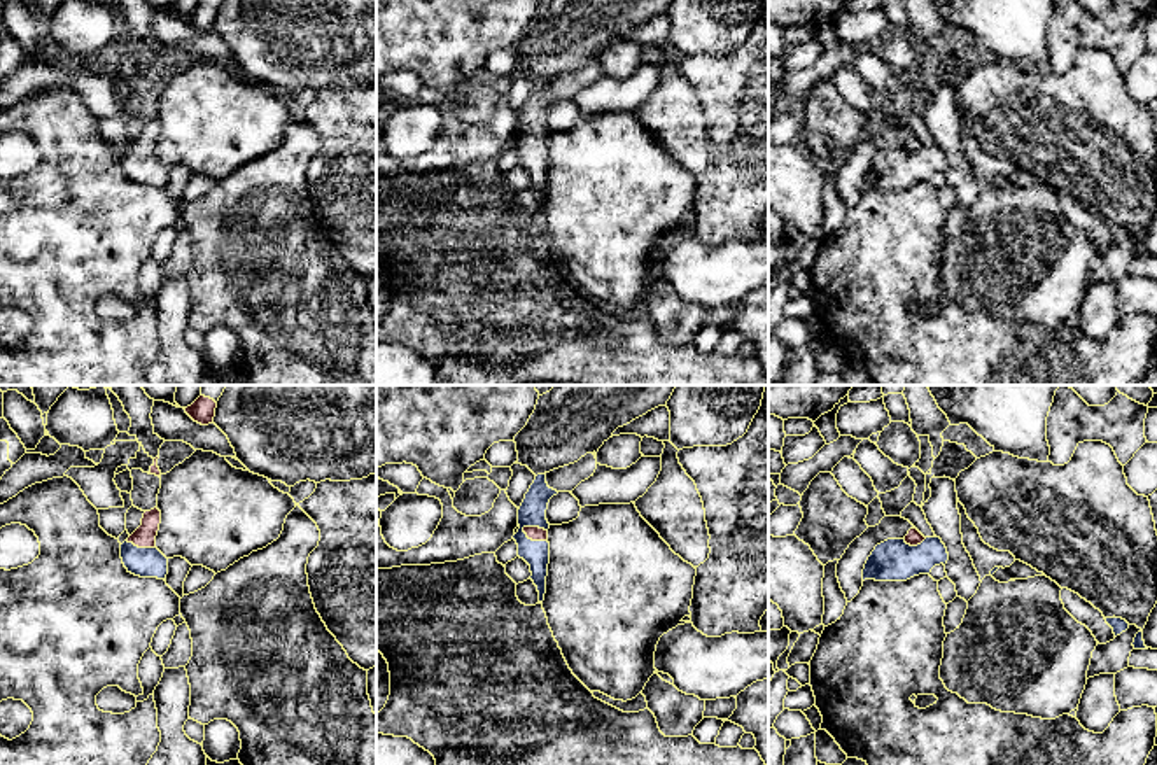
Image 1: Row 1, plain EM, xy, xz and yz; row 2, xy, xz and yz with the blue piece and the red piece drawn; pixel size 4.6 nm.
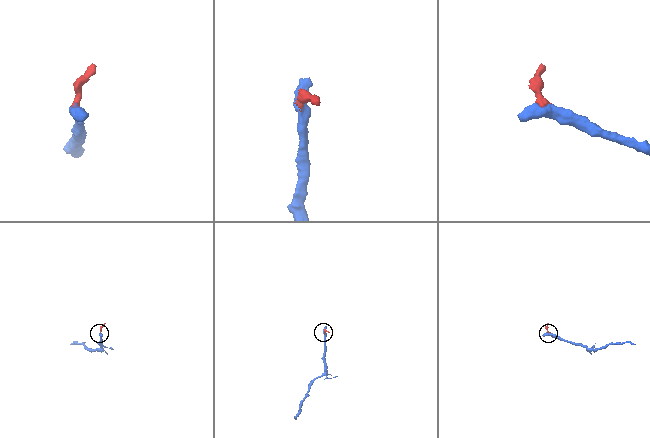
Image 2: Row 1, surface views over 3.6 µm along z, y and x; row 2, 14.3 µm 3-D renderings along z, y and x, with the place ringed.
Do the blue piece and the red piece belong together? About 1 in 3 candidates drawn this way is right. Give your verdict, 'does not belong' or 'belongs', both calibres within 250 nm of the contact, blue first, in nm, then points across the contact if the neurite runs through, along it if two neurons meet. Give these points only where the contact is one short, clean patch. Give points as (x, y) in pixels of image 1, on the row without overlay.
belongs | 130/60 nm | across xz (532, 119), (524, 137), (531, 147), (532, 140)

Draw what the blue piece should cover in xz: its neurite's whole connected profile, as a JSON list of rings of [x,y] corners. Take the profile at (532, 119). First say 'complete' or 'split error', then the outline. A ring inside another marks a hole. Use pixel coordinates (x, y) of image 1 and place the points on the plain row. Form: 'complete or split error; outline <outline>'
split error; outline [[[546,81],[537,82],[518,117],[518,140],[513,147],[518,152],[518,165],[530,173],[530,187],[537,194],[539,210],[546,201],[546,184],[550,172],[550,151],[546,128],[548,110],[558,100],[546,91]]]

